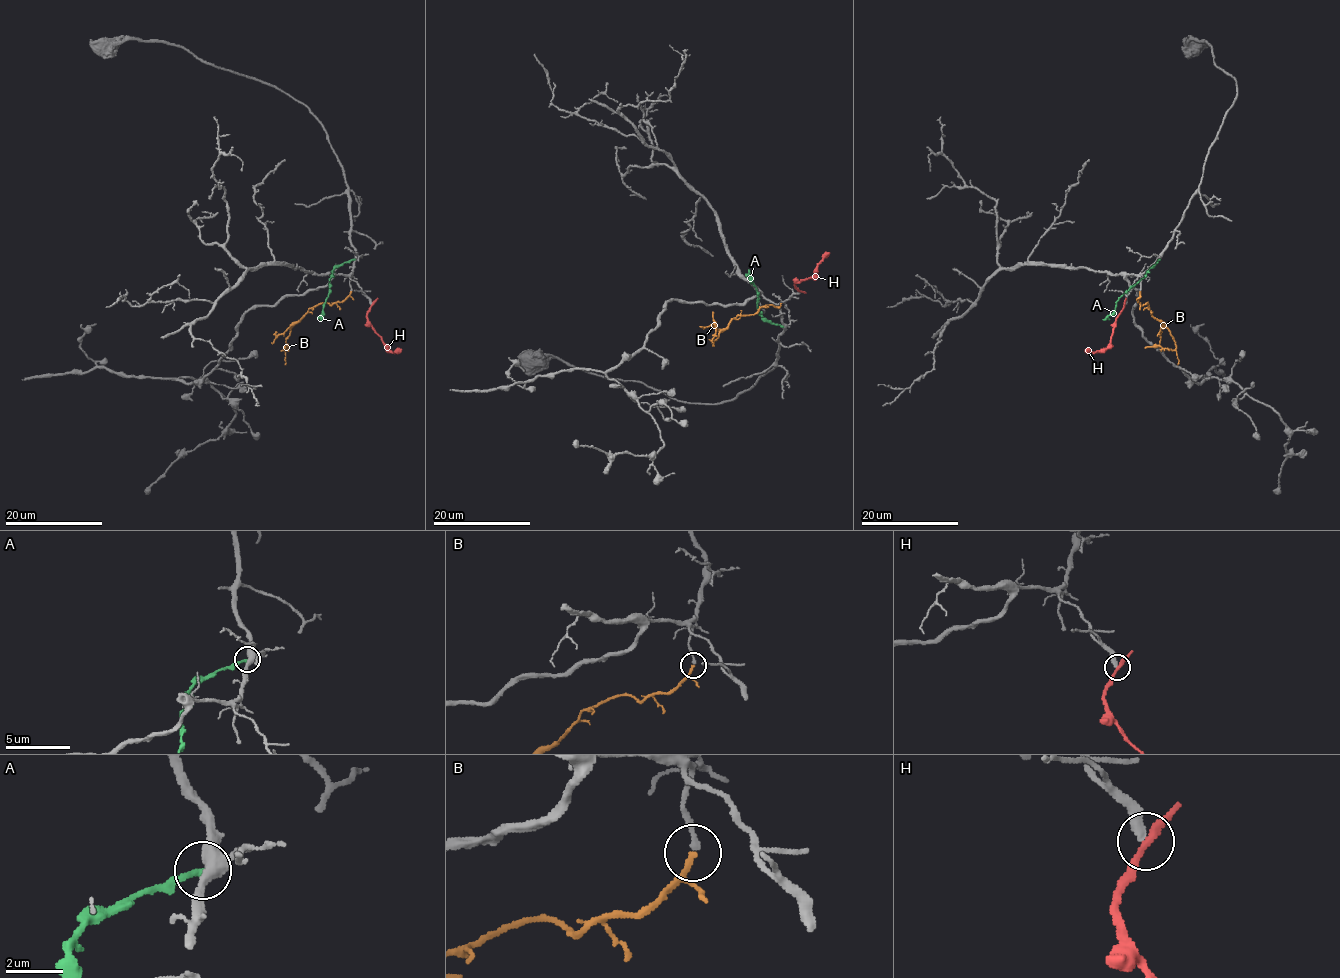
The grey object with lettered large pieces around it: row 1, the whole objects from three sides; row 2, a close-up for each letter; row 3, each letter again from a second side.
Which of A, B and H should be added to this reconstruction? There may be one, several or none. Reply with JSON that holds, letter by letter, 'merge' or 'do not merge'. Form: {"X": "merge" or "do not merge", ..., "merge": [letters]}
{"A": "do not merge", "B": "merge", "H": "do not merge", "merge": ["B"]}

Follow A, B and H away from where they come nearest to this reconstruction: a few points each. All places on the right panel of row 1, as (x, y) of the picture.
A: (1160, 259), (1124, 293), (1116, 303), (1114, 310), (1102, 319)
B: (1140, 291), (1138, 302), (1147, 303), (1175, 346), (1174, 349), (1160, 346), (1145, 348)
H: (1124, 304), (1111, 343), (1095, 352), (1086, 349)

